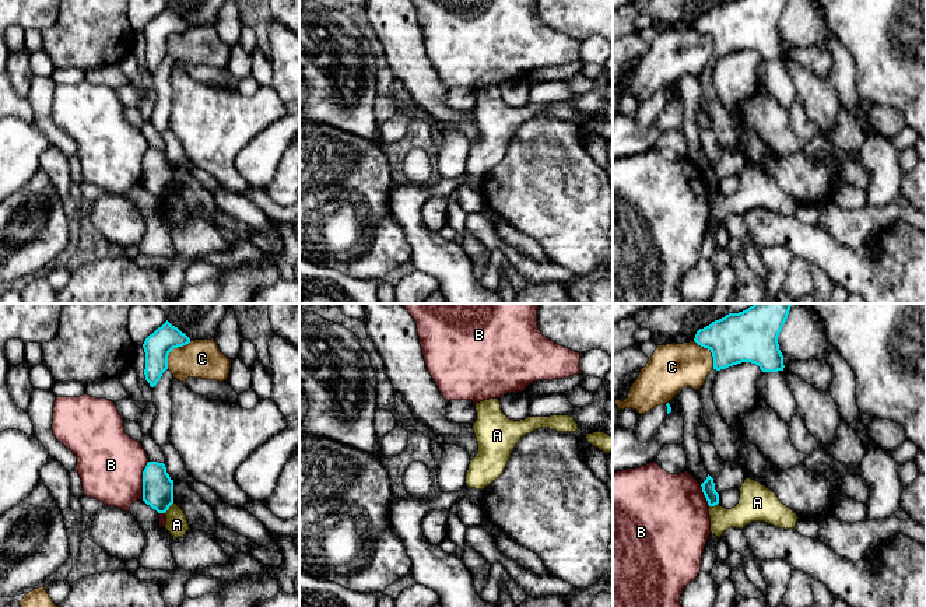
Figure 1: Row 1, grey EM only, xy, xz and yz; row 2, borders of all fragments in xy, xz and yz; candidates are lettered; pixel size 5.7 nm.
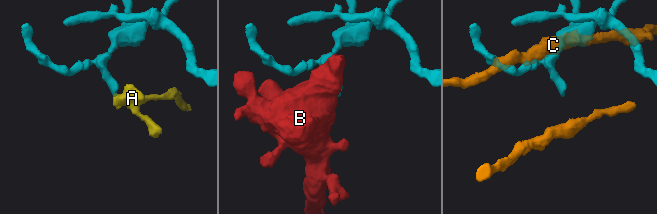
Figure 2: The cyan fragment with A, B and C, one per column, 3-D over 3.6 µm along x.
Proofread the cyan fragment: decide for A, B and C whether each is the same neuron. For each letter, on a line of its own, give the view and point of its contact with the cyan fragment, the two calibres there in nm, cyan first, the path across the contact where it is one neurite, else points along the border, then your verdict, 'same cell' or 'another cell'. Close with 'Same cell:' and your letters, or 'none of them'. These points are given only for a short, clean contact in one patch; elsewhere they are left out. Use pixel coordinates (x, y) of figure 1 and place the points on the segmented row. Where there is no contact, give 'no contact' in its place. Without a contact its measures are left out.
A: xy (168, 508) | 180/120 nm | along xy (172, 502), (164, 512) | another cell
B: xy (143, 480) | 180/380 nm | another cell
C: xy (172, 348) | 160/220 nm | another cell
Same cell: none of them

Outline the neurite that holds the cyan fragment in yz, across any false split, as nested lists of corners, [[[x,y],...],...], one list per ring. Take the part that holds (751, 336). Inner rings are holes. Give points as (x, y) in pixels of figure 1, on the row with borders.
[[[754,304],[739,313],[729,313],[699,329],[694,341],[708,348],[713,369],[751,362],[762,372],[783,371],[778,337],[788,319],[790,304]]]

